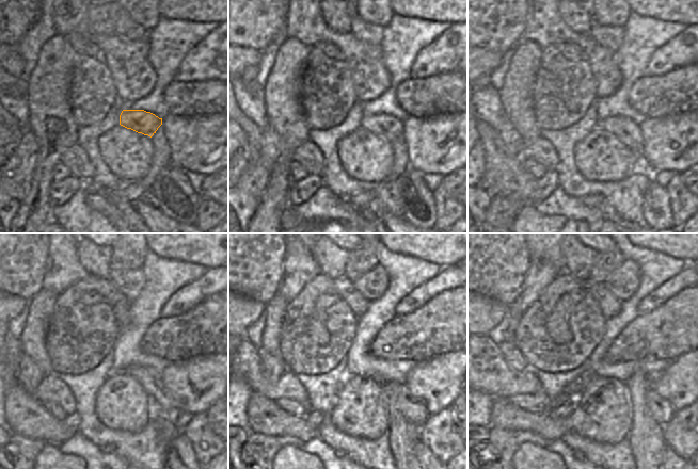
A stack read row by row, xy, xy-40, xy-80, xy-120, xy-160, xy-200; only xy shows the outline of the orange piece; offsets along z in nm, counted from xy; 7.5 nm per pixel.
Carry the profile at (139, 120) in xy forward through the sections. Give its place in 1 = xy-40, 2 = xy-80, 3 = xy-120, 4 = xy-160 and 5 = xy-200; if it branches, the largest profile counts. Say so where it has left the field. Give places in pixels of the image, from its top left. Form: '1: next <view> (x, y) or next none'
1: next xy-40 (390, 128)
2: next xy-80 (625, 130)
3: next xy-120 (163, 403)
4: next xy-160 (414, 409)
5: next xy-200 (661, 409)

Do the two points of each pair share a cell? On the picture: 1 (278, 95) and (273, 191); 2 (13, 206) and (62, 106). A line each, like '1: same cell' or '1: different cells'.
1: same cell
2: different cells

